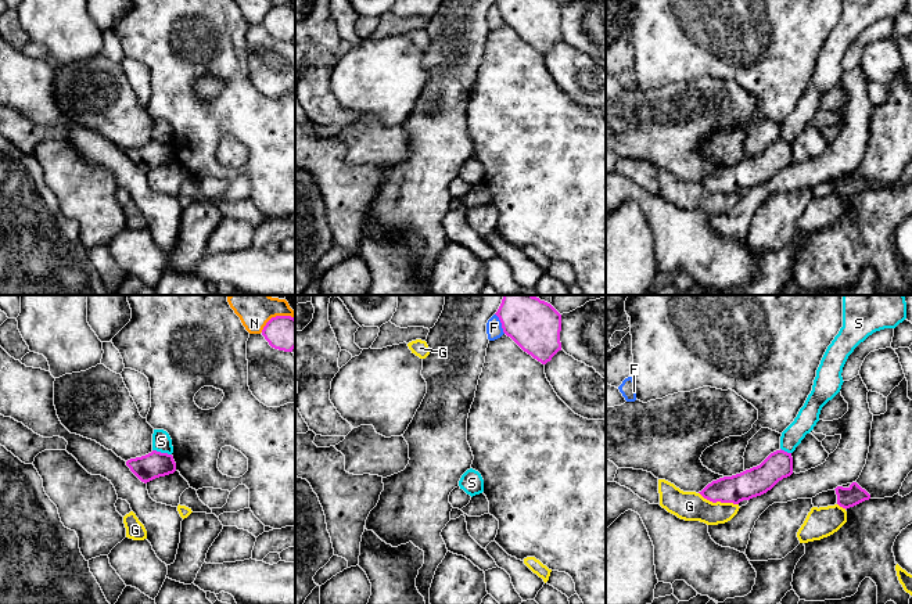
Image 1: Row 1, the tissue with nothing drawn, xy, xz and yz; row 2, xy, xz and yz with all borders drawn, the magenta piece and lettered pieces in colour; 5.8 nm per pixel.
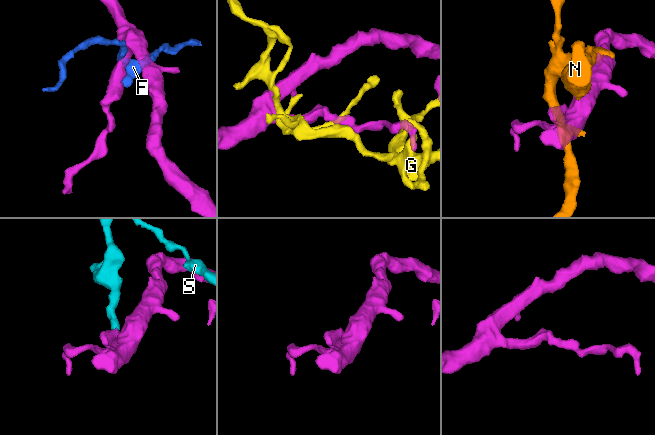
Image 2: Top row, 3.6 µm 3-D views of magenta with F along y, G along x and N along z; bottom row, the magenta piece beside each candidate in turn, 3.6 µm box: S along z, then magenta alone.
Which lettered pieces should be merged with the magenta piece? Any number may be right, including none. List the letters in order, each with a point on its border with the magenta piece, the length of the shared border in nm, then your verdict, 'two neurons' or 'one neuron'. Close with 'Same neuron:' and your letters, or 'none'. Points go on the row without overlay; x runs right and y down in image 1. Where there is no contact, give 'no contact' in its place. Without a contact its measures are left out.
F: xz (501, 11) | 130 nm | two neurons
G: yz (718, 190) | 240 nm | two neurons
N: xy (276, 6) | 220 nm | two neurons
S: xy (162, 143) | 120 nm | two neurons
Same neuron: none

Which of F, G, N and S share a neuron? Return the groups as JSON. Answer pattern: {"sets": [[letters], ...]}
{"sets": [["F"], ["G"], ["N"], ["S"]]}

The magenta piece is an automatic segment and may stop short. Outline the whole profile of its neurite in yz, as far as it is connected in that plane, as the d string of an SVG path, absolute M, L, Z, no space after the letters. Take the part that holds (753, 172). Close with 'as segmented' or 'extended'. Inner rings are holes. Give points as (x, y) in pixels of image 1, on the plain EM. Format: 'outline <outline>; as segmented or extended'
outline M776 140L760 155L732 166L724 166L708 173L701 181L704 188L717 193L739 194L743 190L761 186L779 170L793 163L791 143Z; as segmented

